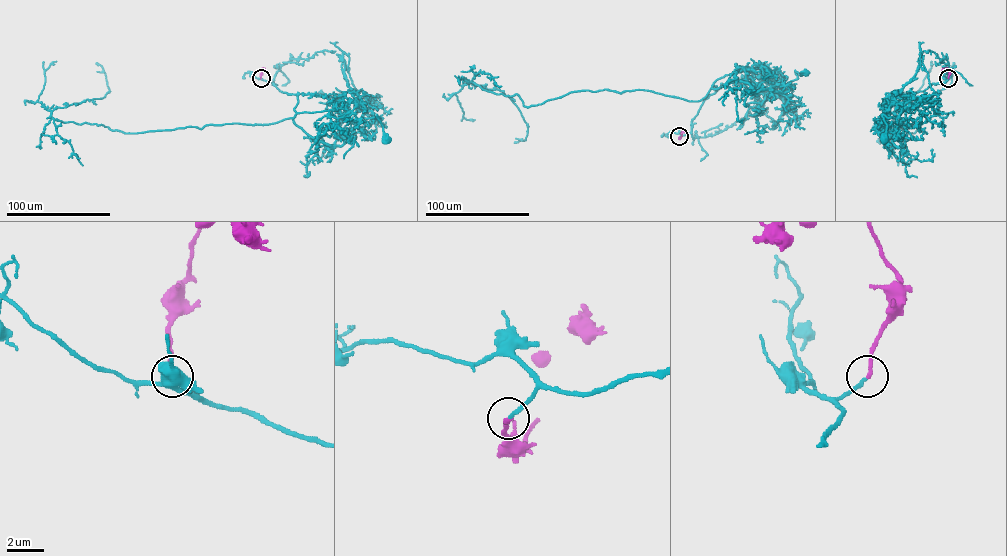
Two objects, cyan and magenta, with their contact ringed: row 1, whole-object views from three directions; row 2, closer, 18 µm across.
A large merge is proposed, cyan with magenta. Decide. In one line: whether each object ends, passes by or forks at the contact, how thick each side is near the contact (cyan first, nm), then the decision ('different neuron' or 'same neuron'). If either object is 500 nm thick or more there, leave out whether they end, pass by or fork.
cyan ends | magenta ends | 180/240 nm | same neuron

